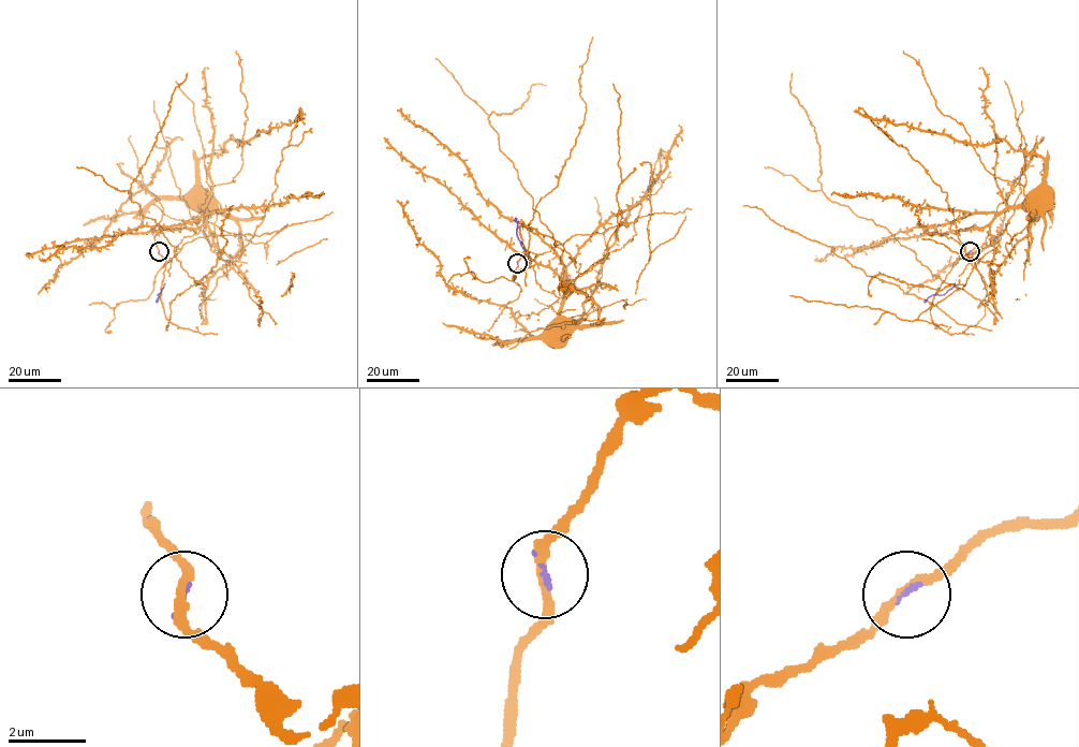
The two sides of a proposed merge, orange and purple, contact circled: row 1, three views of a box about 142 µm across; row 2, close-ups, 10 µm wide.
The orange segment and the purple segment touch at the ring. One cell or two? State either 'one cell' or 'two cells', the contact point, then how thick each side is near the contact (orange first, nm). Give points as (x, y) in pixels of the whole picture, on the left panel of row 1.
one cell; place (159, 251); calibres 240 and 80 nm

